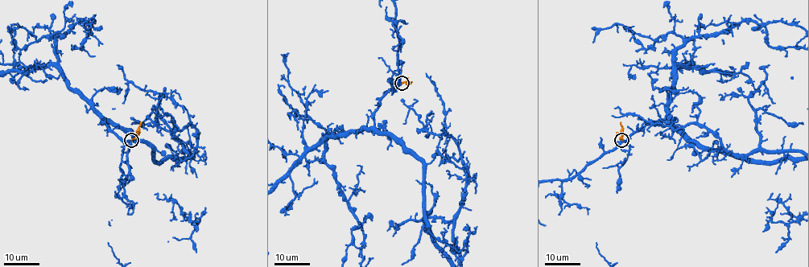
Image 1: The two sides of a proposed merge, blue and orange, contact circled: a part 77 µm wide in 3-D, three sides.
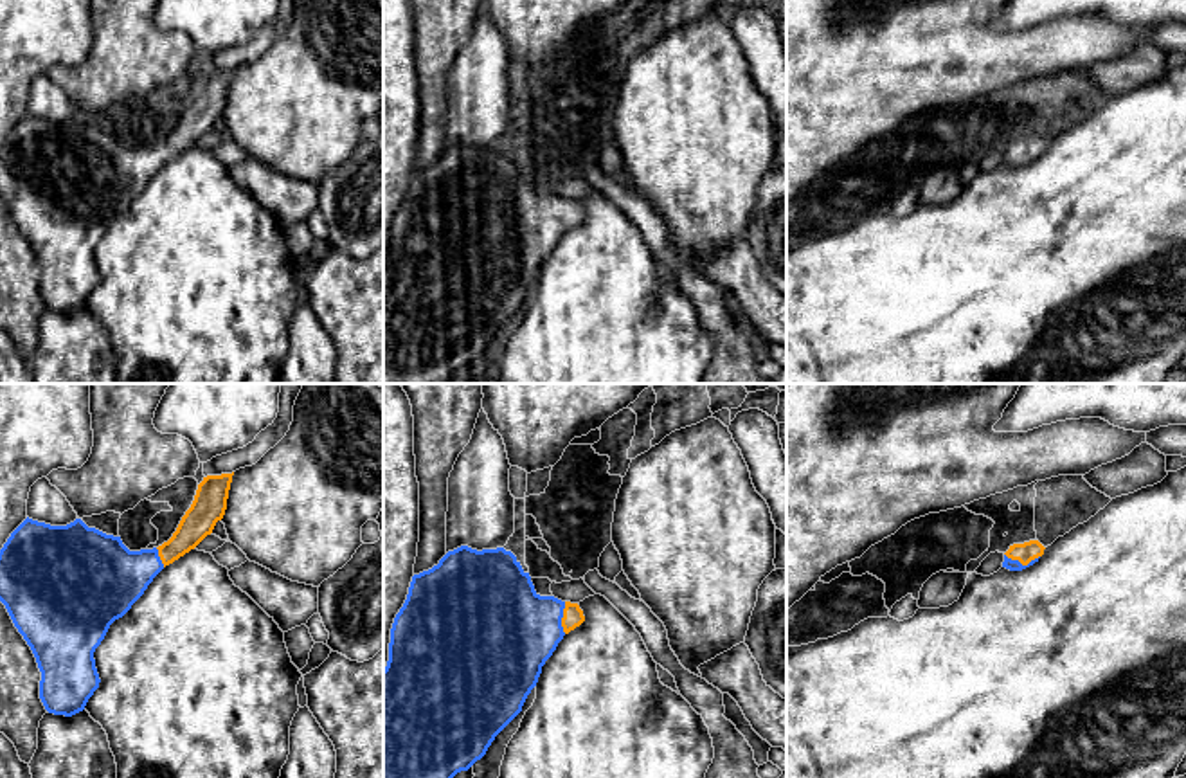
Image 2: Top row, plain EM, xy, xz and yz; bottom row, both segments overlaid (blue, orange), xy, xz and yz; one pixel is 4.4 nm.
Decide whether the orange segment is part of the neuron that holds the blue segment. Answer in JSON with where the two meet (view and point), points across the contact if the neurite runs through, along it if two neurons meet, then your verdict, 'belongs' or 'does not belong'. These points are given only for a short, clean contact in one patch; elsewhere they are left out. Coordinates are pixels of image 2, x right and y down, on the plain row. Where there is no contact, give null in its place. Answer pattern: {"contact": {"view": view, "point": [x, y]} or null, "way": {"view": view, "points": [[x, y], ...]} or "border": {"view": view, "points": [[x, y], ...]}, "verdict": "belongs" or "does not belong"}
{"contact": {"view": "yz", "point": [1021, 161]}, "way": {"view": "yz", "points": [[1010, 161], [1021, 161], [1024, 150]]}, "verdict": "belongs"}

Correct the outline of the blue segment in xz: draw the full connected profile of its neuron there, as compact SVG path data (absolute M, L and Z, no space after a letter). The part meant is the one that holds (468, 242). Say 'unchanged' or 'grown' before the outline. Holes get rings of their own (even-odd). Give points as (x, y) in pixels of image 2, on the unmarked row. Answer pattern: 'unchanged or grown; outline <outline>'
grown; outline M448 148L437 162L412 173L394 214L383 265L383 384L437 384L481 357L495 333L522 308L542 263L565 231L585 218L578 200L540 193L511 148Z

